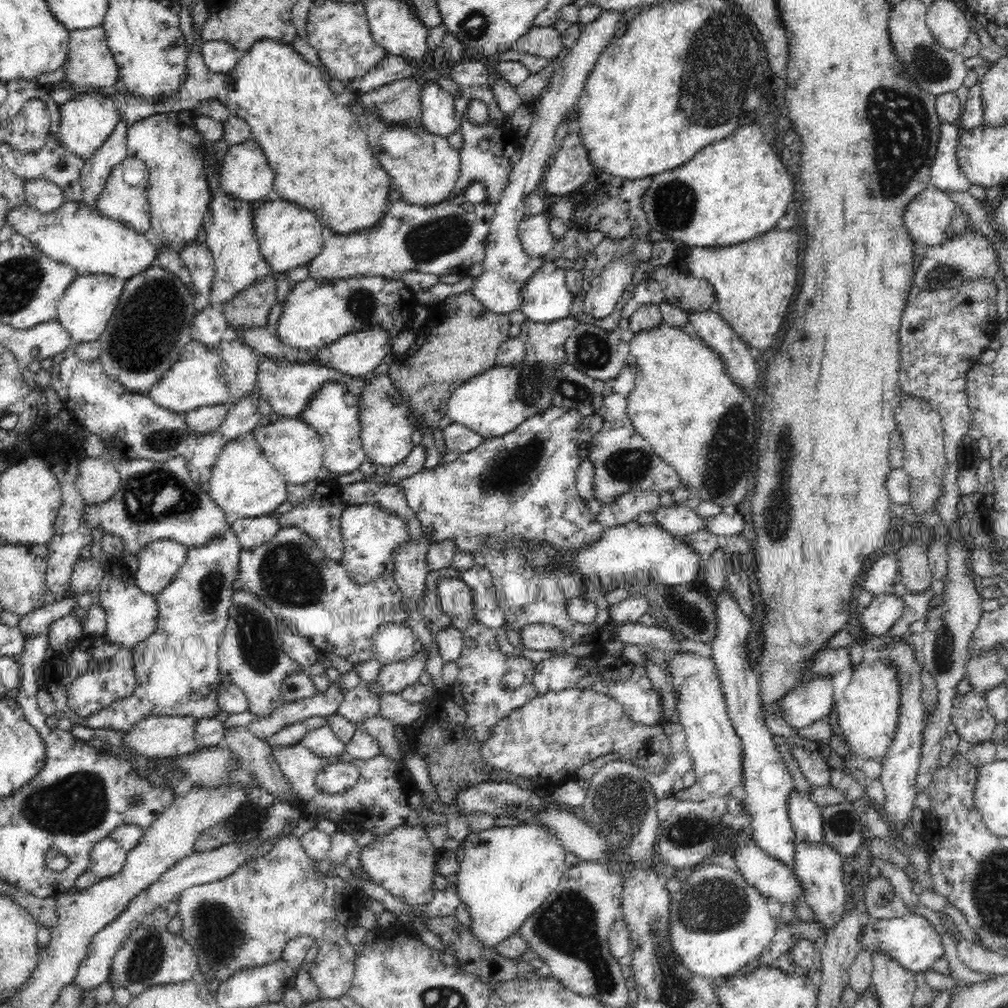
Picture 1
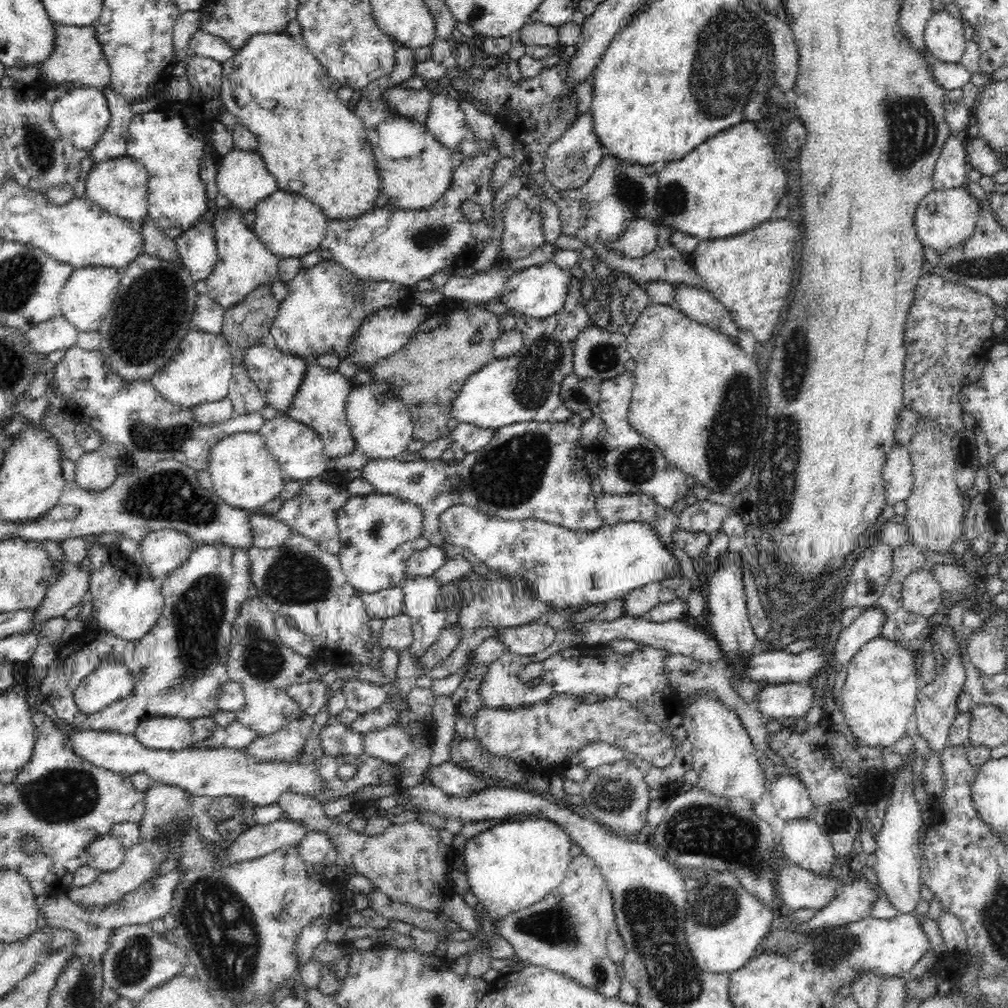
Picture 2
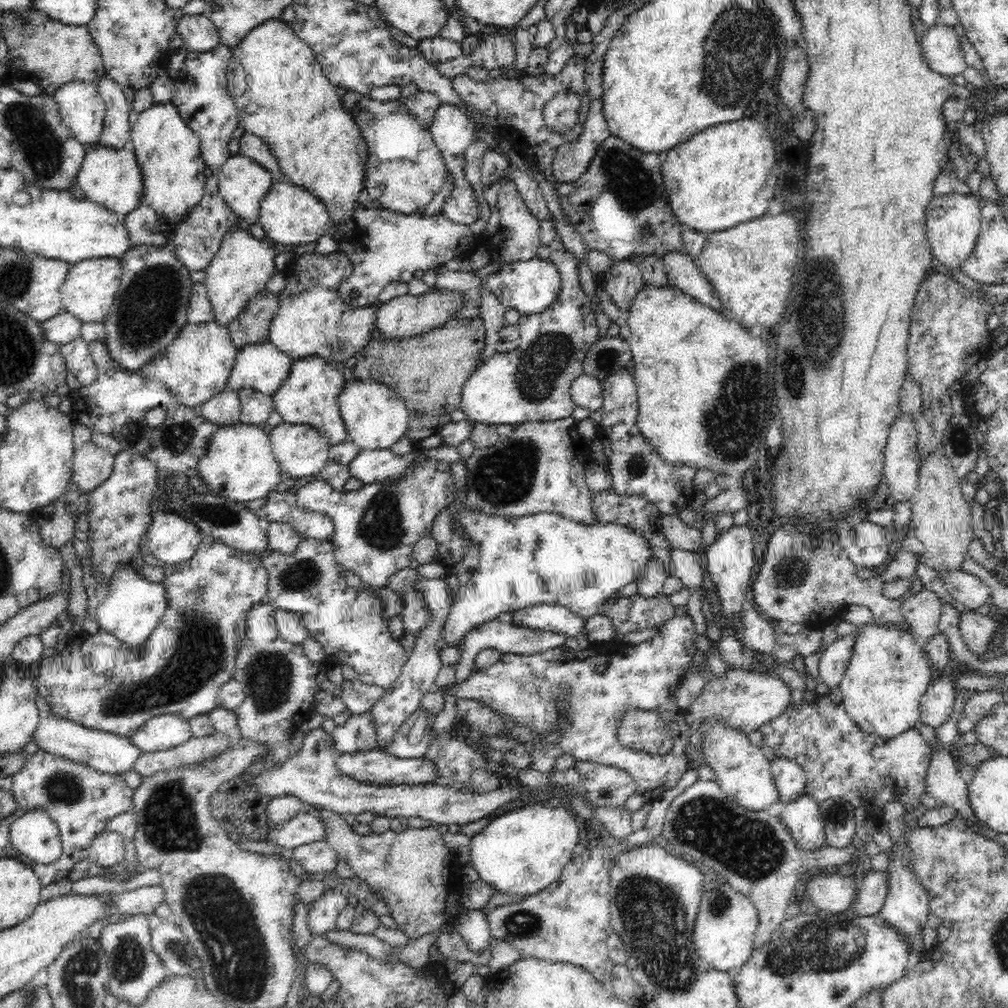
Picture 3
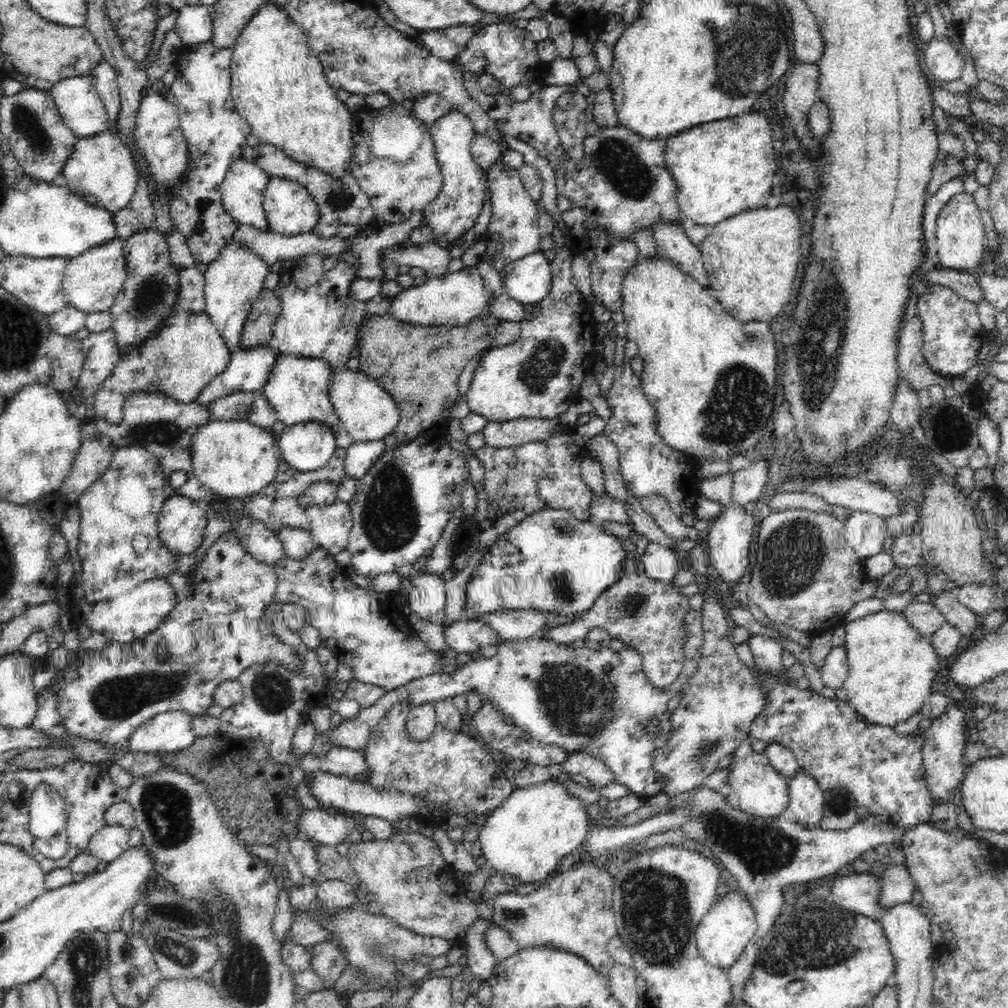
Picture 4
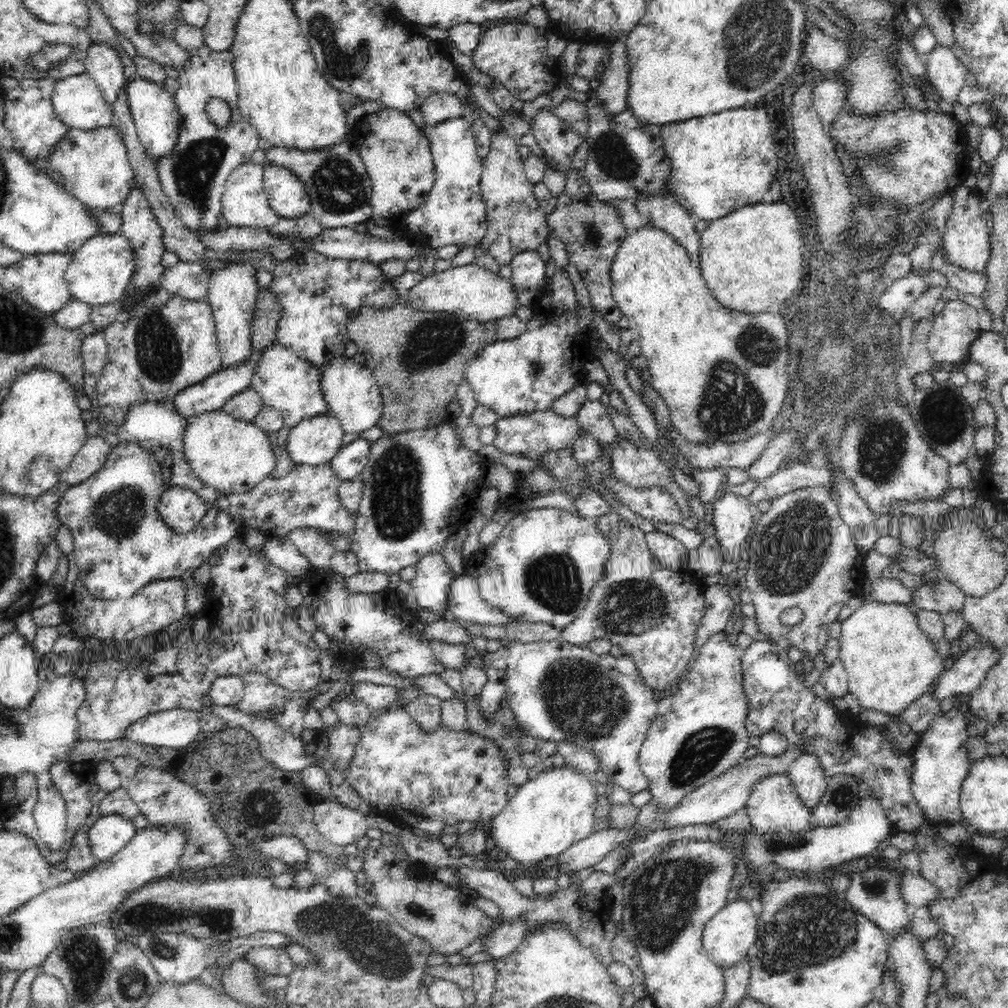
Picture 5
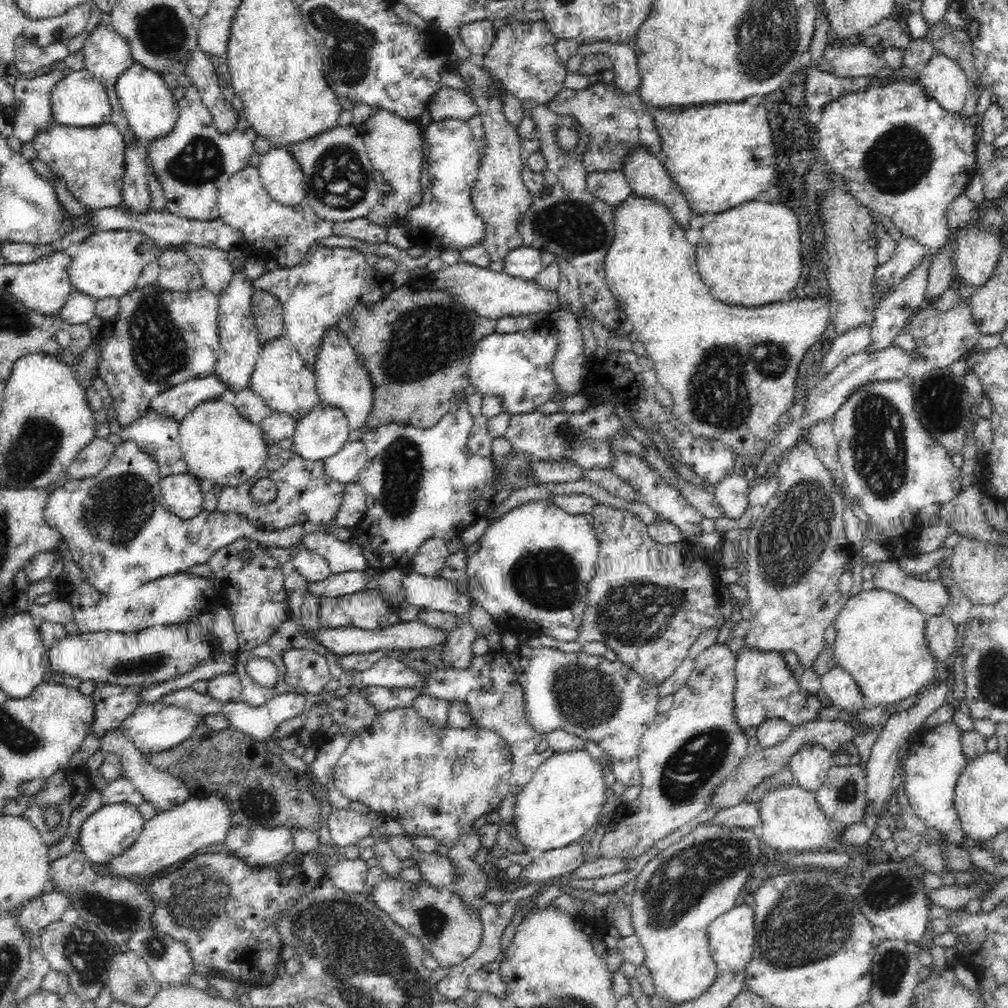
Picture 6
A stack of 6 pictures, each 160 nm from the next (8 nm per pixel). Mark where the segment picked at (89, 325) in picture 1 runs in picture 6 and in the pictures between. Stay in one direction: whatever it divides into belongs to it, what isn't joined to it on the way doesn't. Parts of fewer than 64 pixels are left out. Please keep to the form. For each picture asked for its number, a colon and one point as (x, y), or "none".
2: (85, 300)
3: (90, 289)
4: (92, 281)
5: (99, 273)
6: (107, 264)

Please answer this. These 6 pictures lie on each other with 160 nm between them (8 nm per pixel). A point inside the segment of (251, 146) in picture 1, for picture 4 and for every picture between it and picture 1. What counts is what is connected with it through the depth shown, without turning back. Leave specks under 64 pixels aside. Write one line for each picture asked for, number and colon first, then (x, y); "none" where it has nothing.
2: (243, 178)
3: (243, 182)
4: (242, 190)

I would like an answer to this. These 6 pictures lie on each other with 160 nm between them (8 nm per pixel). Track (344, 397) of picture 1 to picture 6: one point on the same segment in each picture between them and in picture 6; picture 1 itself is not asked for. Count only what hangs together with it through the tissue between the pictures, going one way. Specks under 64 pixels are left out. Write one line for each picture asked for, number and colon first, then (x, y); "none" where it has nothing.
2: (320, 401)
3: (308, 395)
4: (297, 387)
5: (284, 381)
6: (280, 377)

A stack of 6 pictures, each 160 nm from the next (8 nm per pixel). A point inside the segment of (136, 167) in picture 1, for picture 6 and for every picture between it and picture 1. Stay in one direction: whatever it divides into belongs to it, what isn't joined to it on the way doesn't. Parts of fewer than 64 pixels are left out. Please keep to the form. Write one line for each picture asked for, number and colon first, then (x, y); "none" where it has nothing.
2: (119, 186)
3: (110, 177)
4: (103, 166)
5: (94, 165)
6: (90, 160)

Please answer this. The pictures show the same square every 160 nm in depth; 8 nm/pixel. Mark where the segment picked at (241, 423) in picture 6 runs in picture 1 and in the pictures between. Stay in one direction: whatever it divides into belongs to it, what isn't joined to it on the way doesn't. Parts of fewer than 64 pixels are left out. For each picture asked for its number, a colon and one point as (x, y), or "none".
1: (243, 483)
2: (244, 474)
3: (238, 464)
4: (232, 458)
5: (227, 454)

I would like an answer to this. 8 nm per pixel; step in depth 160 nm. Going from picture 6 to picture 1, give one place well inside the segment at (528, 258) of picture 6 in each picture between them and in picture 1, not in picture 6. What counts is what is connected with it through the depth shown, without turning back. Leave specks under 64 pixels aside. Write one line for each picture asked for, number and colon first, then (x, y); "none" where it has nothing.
1: (545, 297)
2: (538, 291)
3: (529, 286)
4: (528, 280)
5: (528, 270)

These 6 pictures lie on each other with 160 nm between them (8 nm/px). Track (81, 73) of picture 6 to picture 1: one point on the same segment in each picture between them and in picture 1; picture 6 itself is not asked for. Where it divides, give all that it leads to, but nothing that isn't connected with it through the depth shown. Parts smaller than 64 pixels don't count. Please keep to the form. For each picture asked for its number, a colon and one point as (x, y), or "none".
1: (86, 121)
2: (81, 114)
3: (81, 108)
4: (79, 104)
5: (77, 100)

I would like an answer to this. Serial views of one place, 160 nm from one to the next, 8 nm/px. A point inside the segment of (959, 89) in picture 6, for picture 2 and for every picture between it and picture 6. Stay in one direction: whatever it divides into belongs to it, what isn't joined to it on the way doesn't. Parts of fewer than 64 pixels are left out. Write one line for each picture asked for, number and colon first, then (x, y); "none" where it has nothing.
2: (944, 39)
3: (942, 51)
4: (942, 62)
5: (945, 75)

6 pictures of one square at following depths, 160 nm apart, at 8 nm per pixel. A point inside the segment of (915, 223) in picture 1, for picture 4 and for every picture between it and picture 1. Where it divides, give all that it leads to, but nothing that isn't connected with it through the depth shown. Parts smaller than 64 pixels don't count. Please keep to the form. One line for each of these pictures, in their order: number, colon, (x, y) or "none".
2: (945, 219)
3: (953, 220)
4: (961, 240)

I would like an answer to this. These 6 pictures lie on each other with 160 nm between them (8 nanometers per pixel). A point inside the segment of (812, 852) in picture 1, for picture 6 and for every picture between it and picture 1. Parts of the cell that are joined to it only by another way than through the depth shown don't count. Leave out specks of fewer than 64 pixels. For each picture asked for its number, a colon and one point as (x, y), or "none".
2: (803, 843)
3: (802, 816)
4: (806, 801)
5: (806, 773)
6: (810, 764)

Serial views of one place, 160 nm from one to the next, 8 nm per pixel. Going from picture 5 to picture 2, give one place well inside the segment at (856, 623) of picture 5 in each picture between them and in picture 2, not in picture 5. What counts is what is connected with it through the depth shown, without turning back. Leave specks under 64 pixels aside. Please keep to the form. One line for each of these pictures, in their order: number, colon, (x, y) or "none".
2: (876, 705)
3: (888, 672)
4: (891, 667)

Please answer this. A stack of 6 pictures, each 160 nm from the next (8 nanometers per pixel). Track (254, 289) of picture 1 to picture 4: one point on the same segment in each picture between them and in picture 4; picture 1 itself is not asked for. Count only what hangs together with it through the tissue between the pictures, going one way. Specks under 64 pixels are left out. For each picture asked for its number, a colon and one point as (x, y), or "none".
2: (250, 320)
3: (251, 326)
4: (258, 329)

